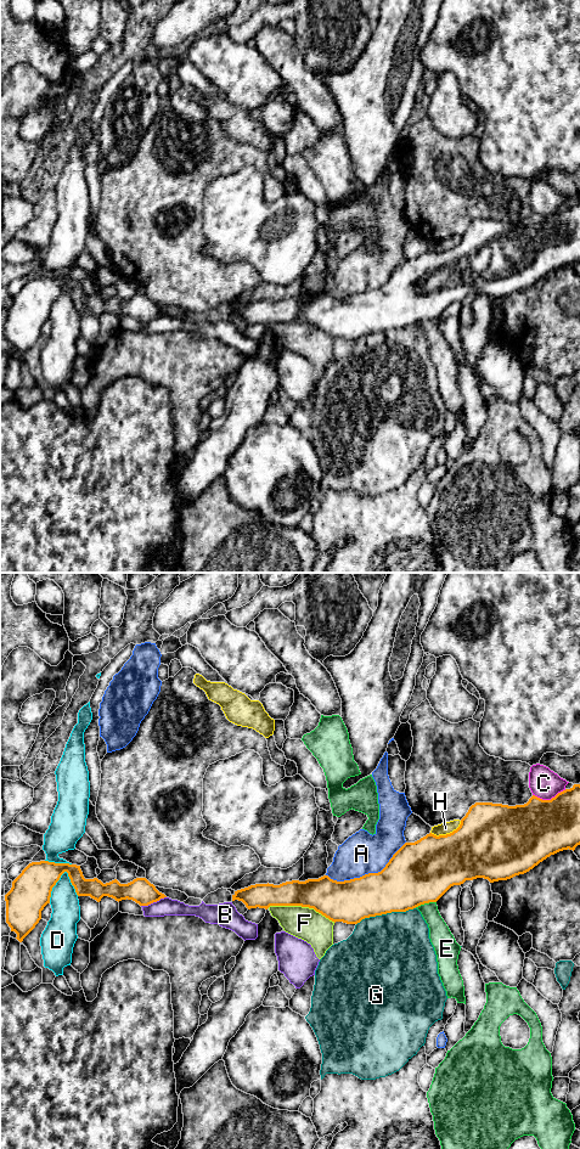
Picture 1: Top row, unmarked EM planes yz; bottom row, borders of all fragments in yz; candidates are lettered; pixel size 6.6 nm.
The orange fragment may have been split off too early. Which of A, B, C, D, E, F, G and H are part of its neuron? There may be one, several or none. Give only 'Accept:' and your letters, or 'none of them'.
Accept: none of them

